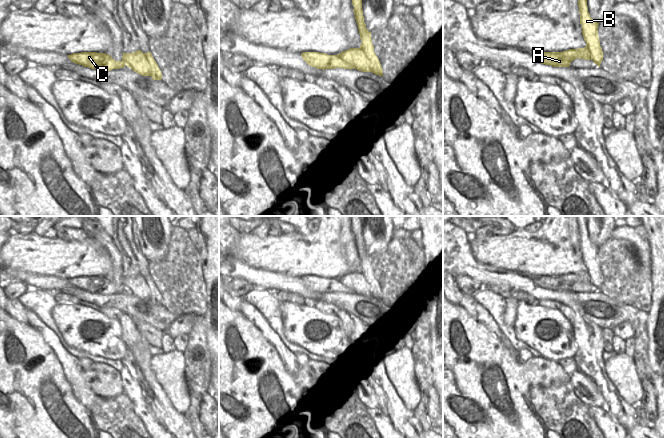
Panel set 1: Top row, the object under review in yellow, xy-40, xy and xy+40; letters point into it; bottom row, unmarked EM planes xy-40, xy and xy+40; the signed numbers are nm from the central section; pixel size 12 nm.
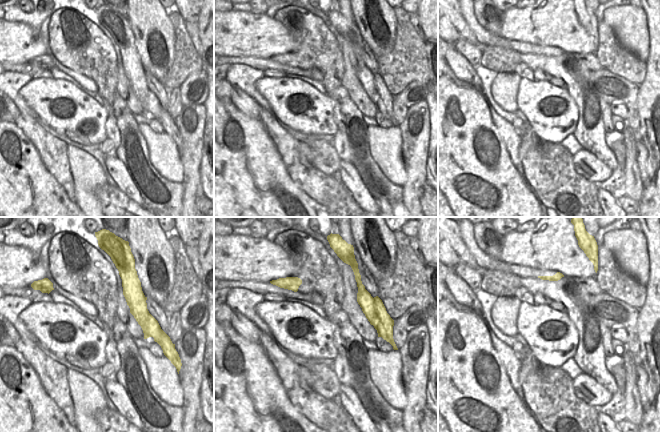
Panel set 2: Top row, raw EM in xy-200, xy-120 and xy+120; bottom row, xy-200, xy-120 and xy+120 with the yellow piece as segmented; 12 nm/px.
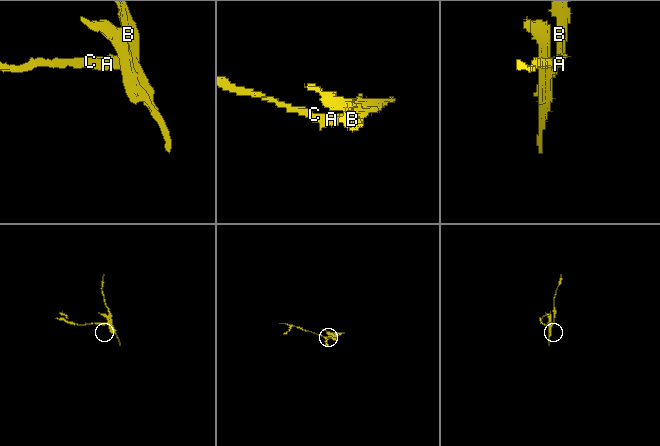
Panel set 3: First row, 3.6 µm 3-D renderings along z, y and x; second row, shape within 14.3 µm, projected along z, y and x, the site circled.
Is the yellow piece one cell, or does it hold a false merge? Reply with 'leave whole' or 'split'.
split

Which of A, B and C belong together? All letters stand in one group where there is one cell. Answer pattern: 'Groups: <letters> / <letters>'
Groups: A C / B

